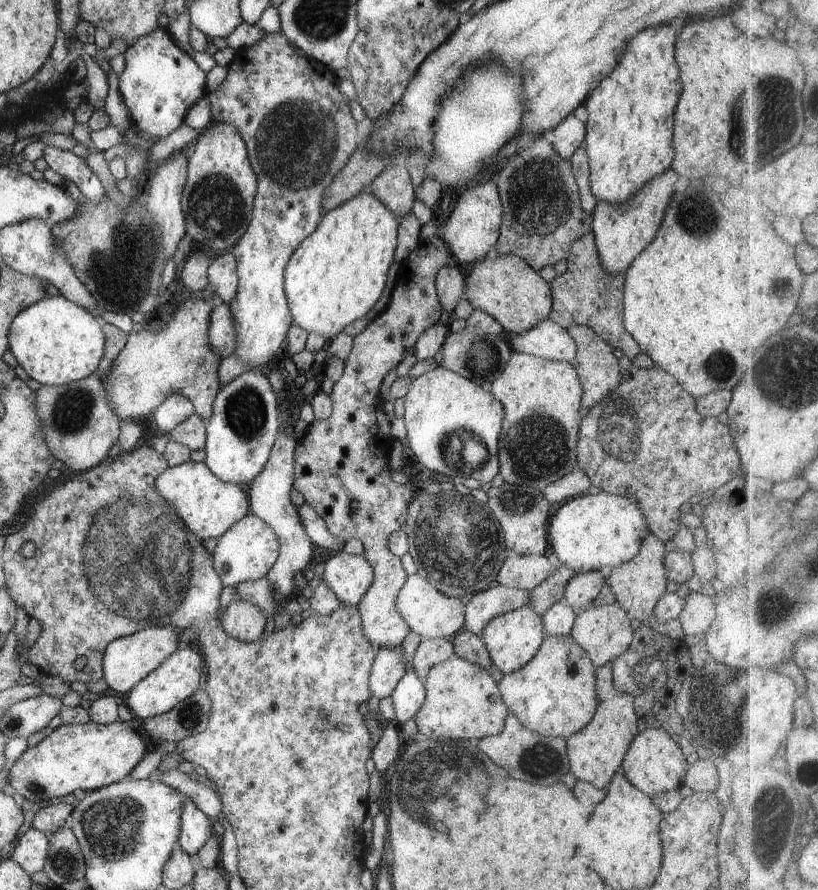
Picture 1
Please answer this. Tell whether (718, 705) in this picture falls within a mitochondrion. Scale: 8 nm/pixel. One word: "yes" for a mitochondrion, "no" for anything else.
yes

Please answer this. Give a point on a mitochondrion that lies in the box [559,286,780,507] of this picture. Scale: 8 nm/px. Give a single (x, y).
(616, 432)

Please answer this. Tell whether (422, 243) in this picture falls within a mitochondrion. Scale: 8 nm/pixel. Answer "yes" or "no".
no

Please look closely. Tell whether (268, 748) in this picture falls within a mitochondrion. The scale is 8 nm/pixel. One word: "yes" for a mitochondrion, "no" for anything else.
no

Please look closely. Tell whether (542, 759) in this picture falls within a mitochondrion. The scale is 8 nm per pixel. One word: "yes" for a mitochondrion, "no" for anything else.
yes

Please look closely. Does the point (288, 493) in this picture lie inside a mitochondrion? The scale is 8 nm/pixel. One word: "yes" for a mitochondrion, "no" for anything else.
no

